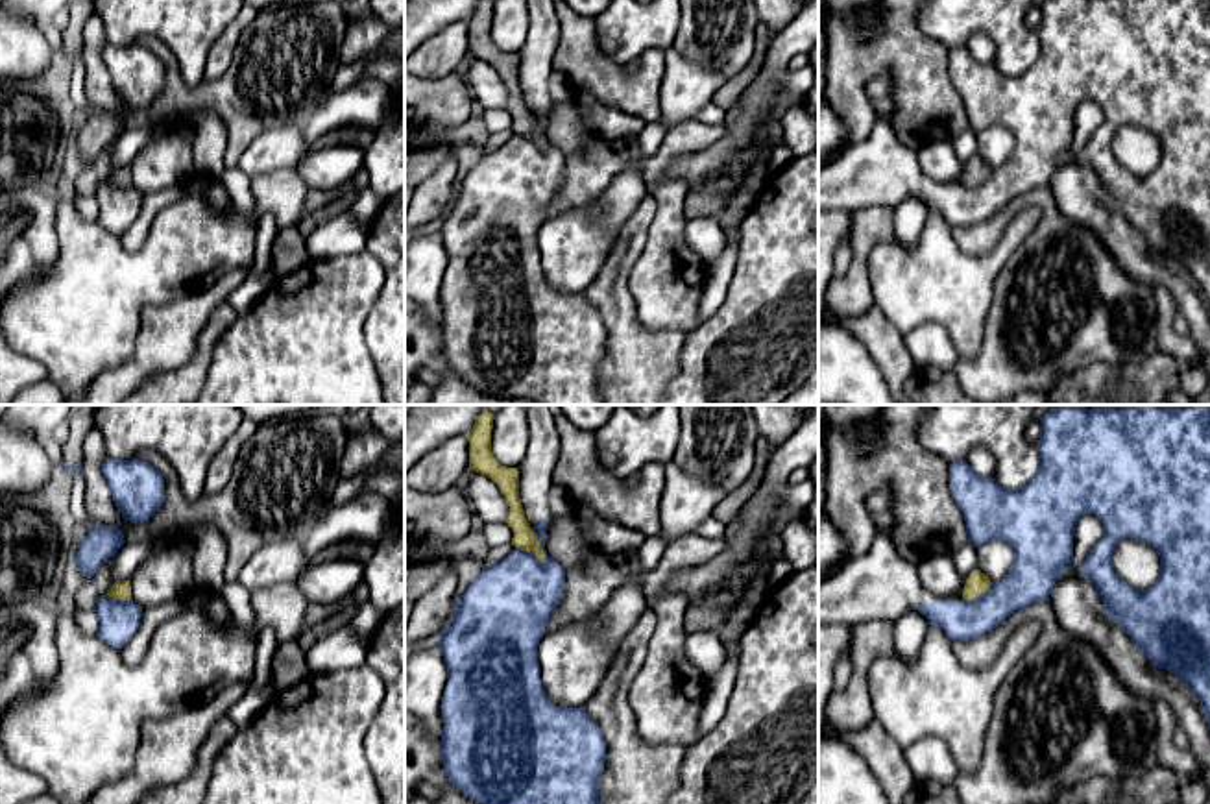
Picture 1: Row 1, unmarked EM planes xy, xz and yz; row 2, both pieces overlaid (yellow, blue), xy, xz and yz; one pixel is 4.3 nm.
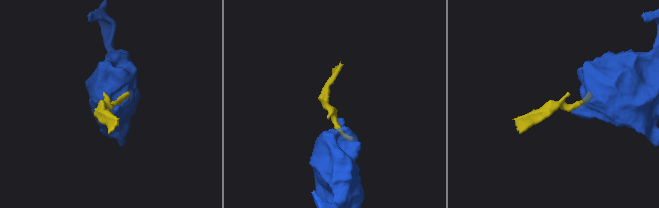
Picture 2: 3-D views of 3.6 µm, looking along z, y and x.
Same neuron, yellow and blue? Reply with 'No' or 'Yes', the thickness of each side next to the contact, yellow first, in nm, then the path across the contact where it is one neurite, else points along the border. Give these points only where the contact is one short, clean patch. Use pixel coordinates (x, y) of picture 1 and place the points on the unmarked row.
No. Thickness 100 nm (yellow) against 340 nm. Boundary: xz (531, 113), (544, 139), (542, 148)

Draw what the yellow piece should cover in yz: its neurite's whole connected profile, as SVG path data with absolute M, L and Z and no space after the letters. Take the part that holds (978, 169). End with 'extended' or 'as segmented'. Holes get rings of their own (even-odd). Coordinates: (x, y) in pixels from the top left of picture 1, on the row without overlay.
M974 155L966 164L962 185L966 187L977 185L981 179L985 179L990 174L990 170L992 168L985 159L981 159L979 155Z; as segmented

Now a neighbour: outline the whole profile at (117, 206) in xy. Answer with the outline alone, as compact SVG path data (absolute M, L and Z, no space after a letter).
M102 181L96 187L92 200L98 203L96 222L103 229L122 235L139 216L142 192L139 192L133 185L118 187Z

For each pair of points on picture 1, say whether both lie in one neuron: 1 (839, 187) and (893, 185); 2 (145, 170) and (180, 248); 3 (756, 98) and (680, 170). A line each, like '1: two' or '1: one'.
1: one
2: two
3: one

